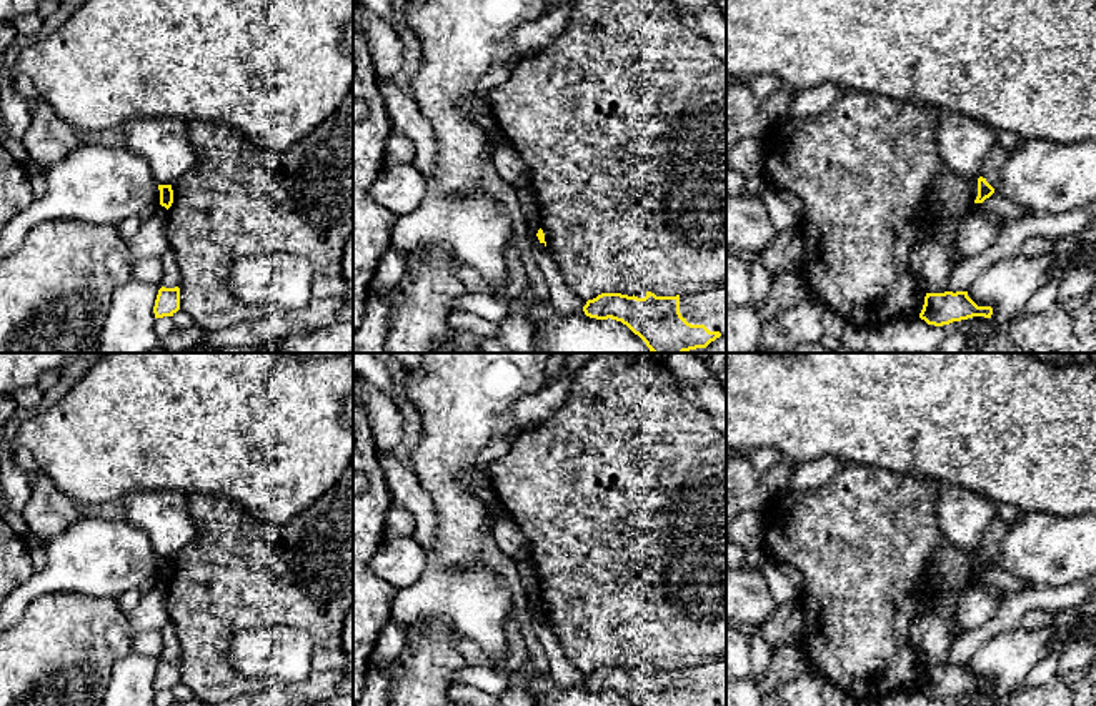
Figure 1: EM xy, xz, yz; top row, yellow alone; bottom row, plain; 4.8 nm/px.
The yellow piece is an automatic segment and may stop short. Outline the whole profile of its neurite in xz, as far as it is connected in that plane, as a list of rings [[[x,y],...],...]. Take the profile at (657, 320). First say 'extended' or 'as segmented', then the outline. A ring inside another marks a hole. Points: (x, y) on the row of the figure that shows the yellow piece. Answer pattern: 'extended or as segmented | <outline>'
extended | [[[726,283],[676,296],[601,293],[583,311],[590,318],[621,321],[651,353],[685,353],[726,335]]]

